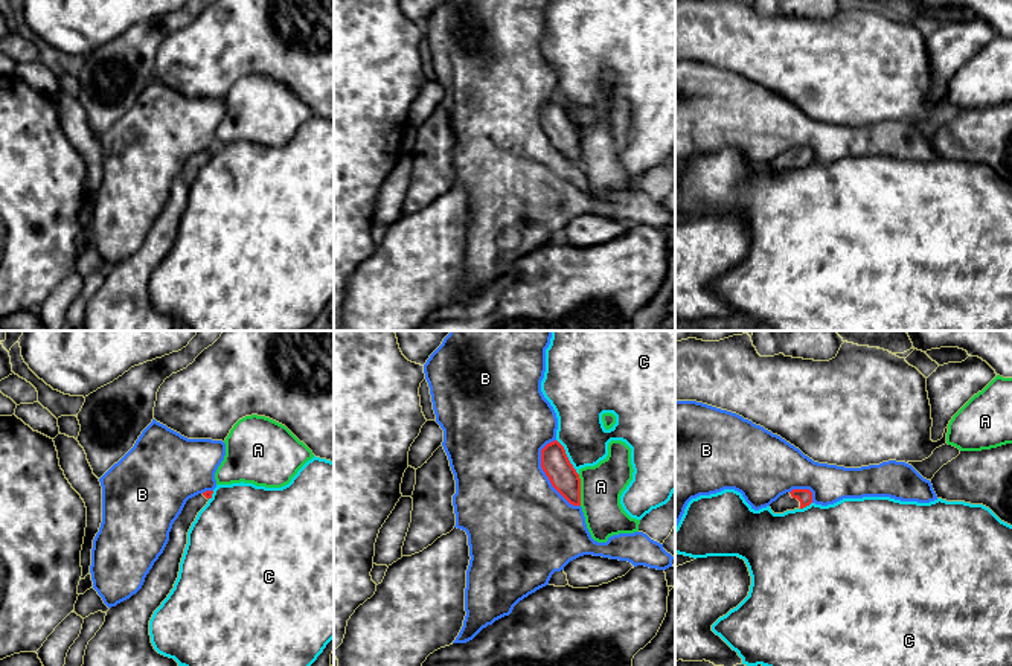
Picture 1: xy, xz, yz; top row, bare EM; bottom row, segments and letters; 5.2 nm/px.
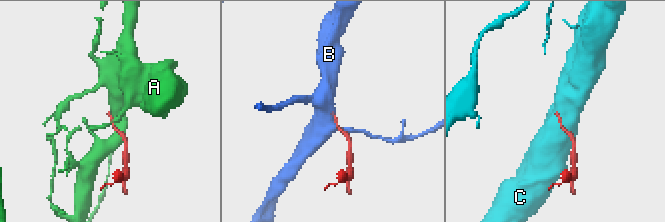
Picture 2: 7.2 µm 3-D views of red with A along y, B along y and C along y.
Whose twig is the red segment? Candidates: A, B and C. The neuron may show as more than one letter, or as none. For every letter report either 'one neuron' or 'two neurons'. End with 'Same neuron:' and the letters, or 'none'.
A: two neurons
B: two neurons
C: two neurons
Same neuron: none

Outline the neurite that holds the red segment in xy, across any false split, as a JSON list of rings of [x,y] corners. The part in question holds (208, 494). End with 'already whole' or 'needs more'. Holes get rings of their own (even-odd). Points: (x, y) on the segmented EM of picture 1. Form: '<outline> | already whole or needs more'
[[[206,491],[186,501],[172,524],[163,553],[146,575],[142,588],[107,611],[104,625],[87,645],[82,666],[178,666],[174,658],[154,649],[149,620],[174,588],[187,532],[212,494],[213,491]]] | needs more

